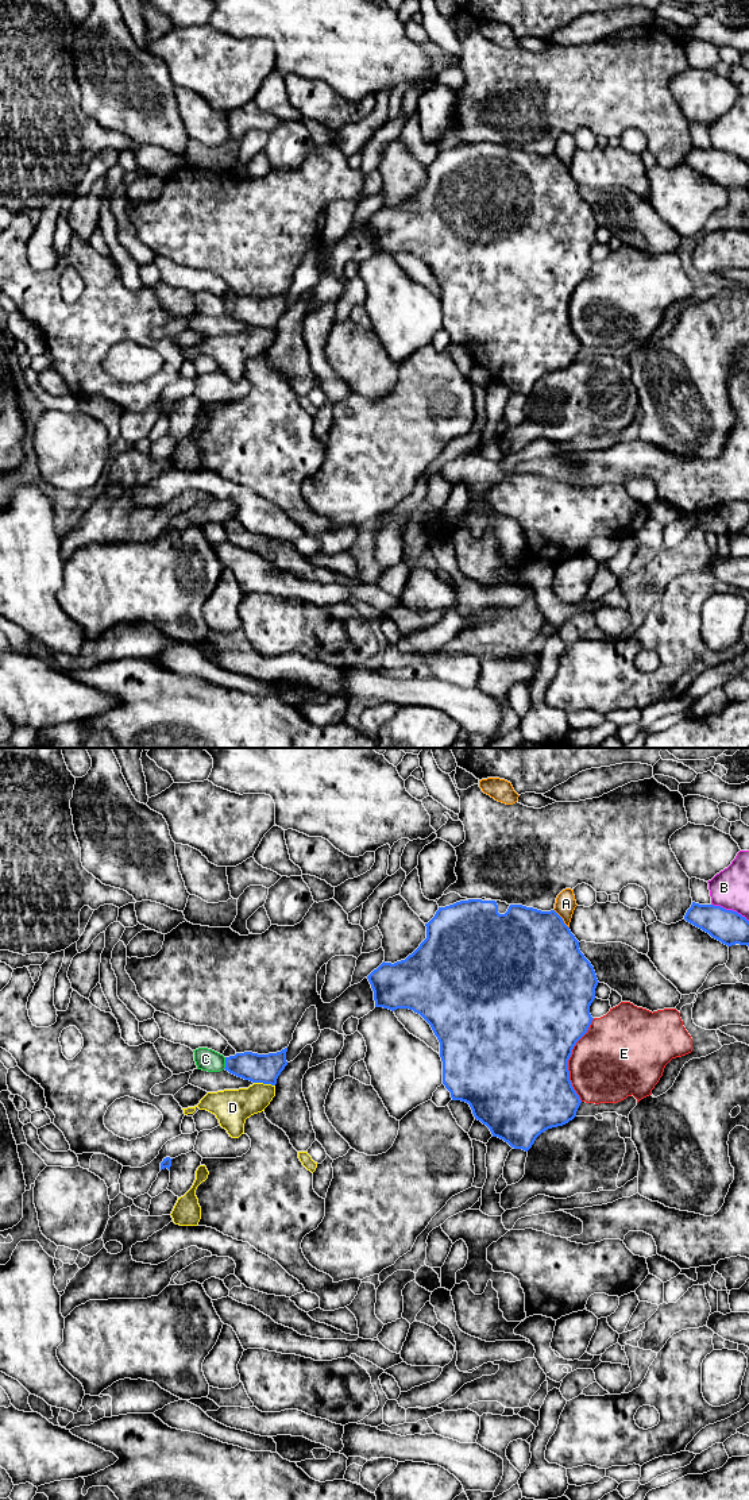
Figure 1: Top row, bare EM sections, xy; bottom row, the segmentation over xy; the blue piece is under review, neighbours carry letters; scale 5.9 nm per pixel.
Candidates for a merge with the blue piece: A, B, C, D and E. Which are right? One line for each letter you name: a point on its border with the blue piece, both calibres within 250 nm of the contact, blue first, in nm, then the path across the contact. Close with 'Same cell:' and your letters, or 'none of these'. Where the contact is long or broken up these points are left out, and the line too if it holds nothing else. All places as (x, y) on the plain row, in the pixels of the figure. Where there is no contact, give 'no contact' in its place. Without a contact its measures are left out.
Same cell: none of these

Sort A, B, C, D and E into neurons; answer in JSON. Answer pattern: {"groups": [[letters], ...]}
{"groups": [["A", "D"], ["B"], ["C"], ["E"]]}

